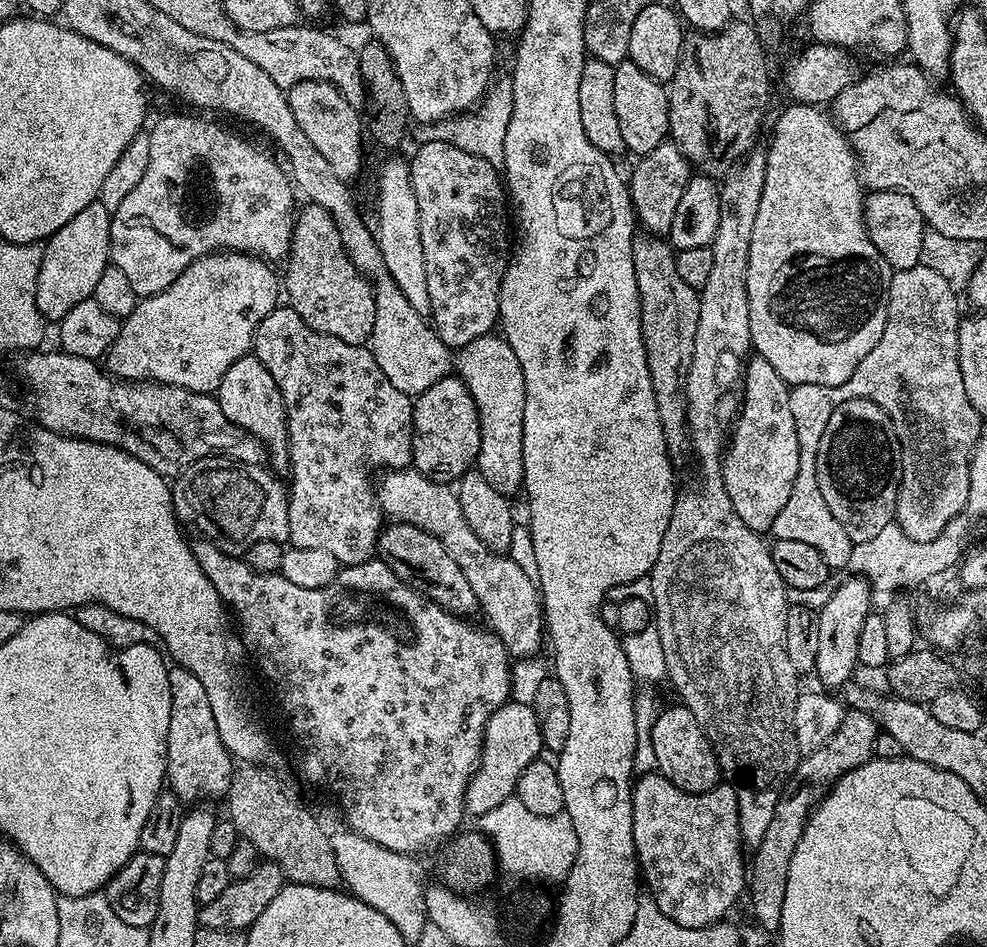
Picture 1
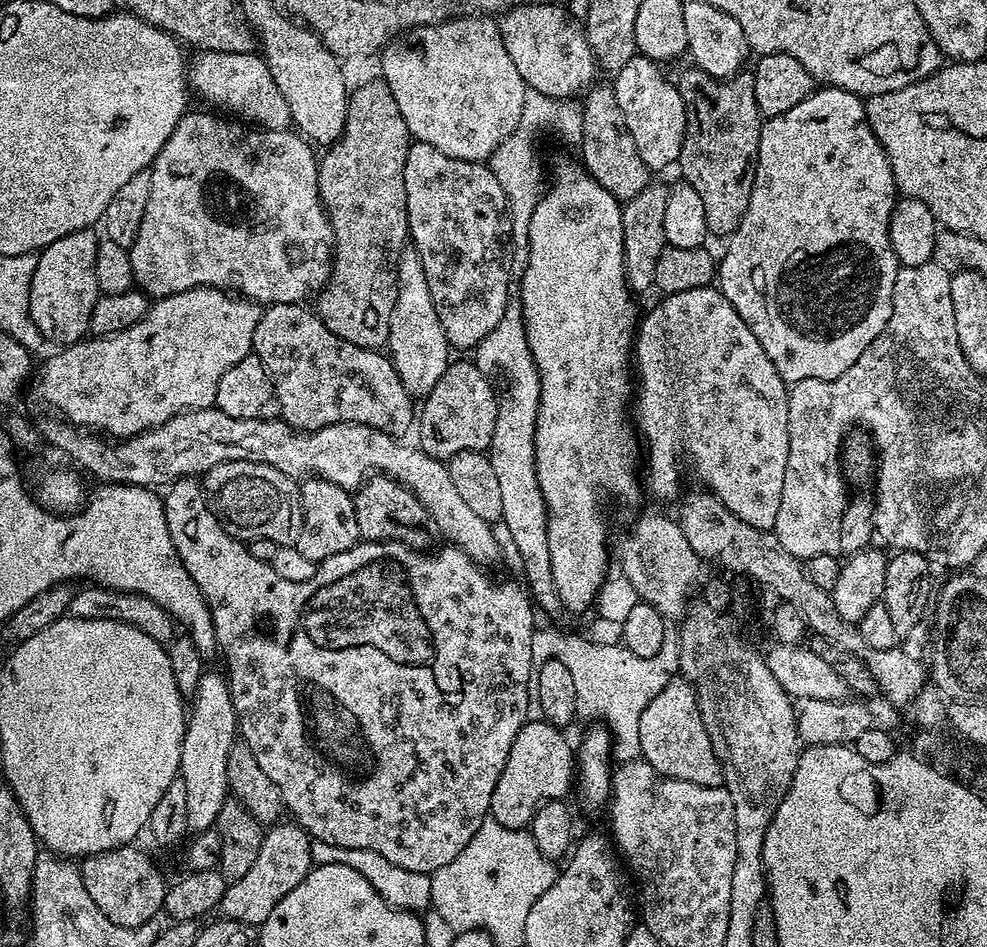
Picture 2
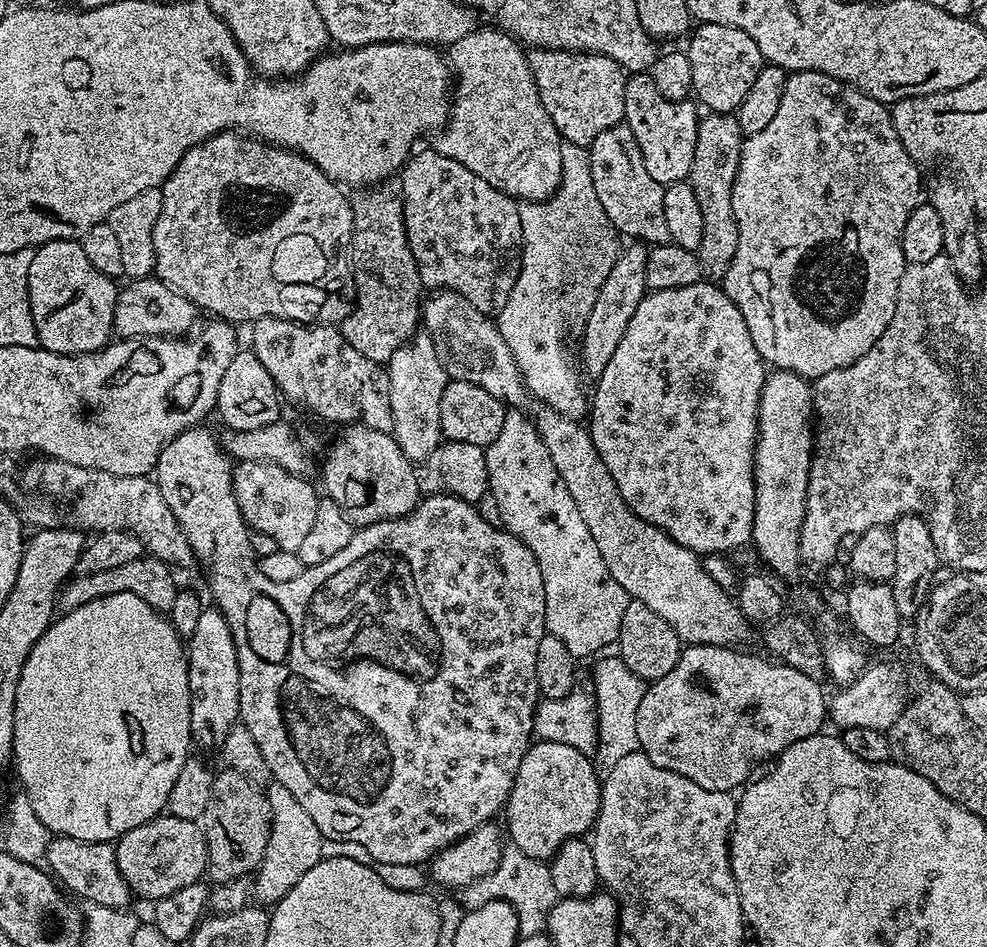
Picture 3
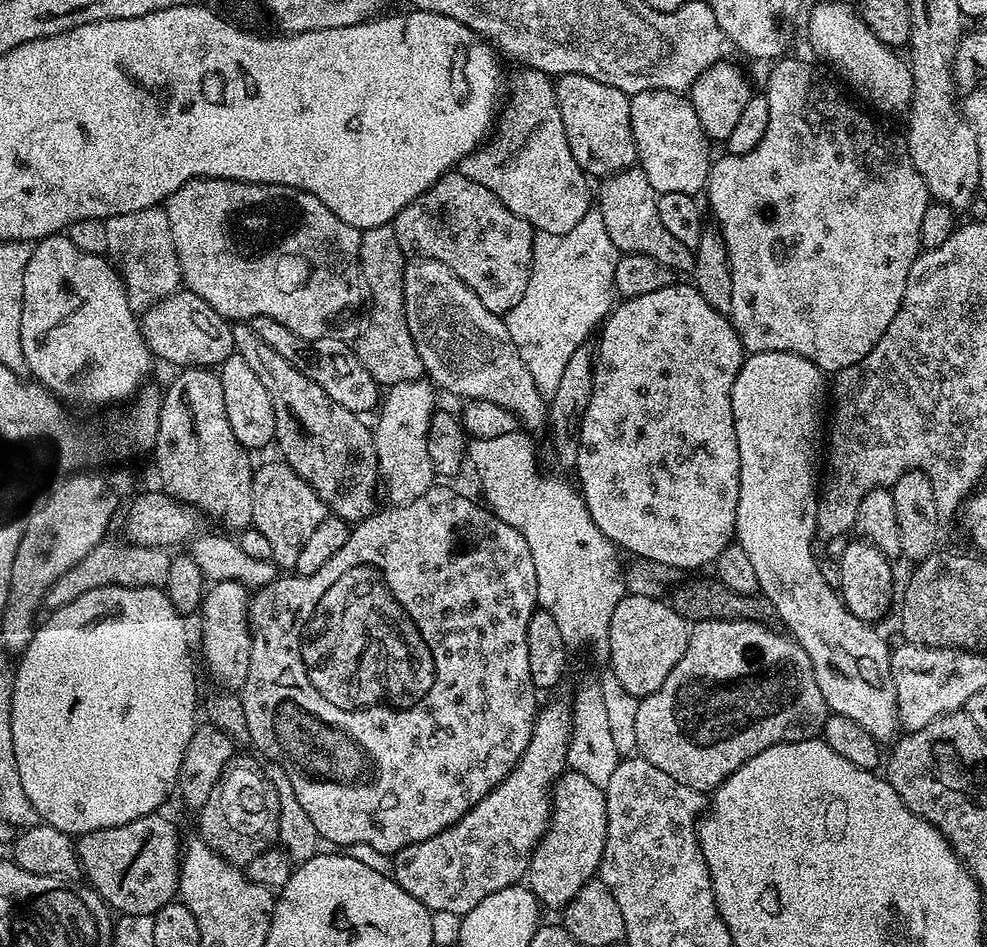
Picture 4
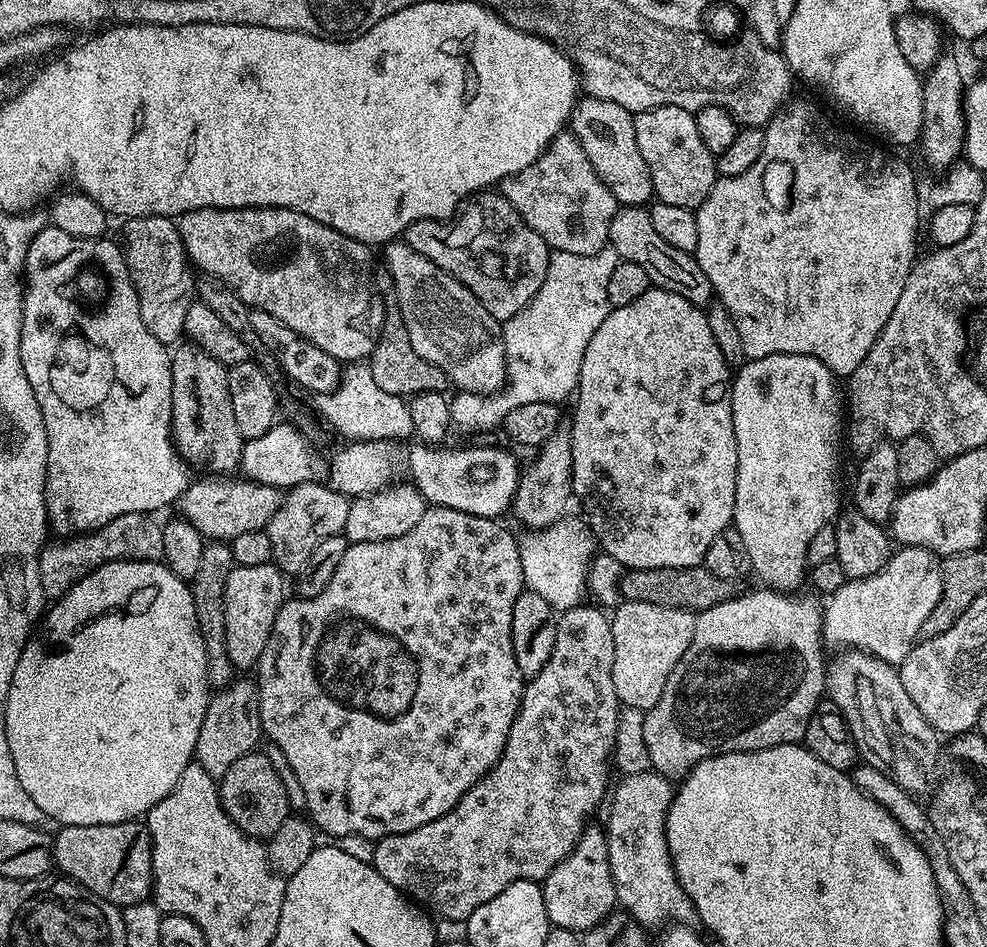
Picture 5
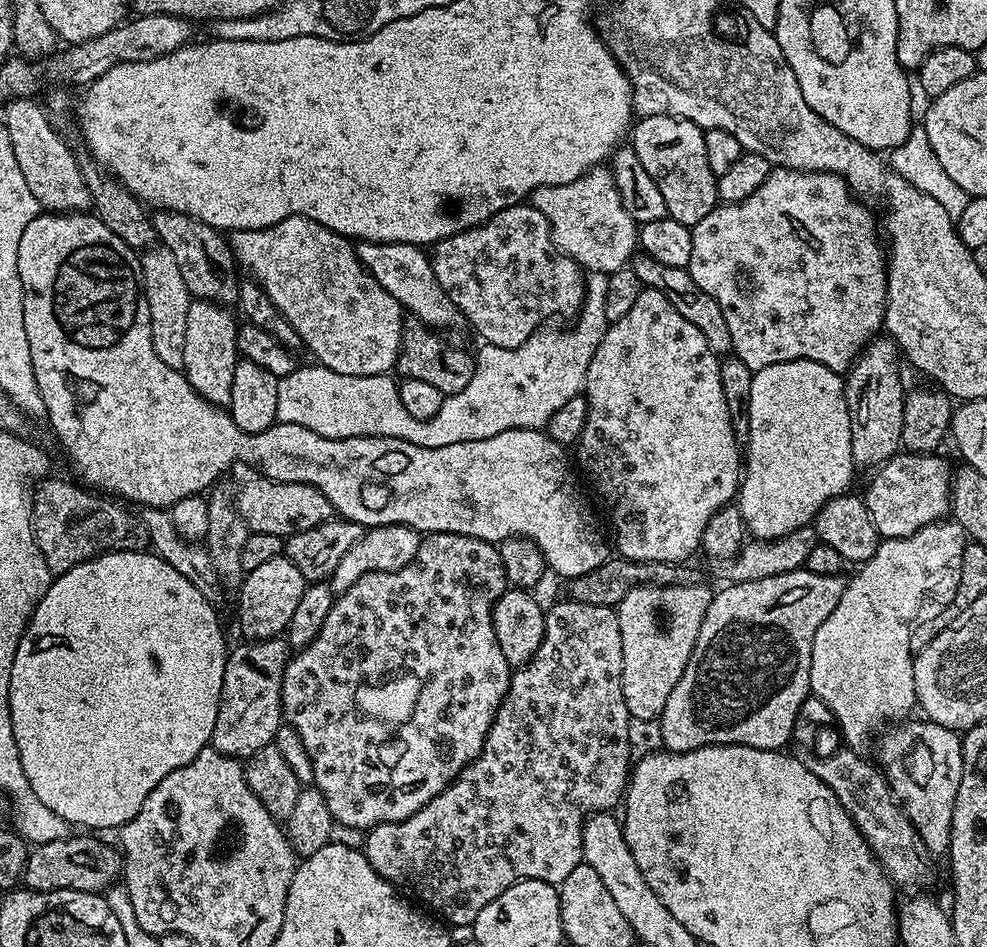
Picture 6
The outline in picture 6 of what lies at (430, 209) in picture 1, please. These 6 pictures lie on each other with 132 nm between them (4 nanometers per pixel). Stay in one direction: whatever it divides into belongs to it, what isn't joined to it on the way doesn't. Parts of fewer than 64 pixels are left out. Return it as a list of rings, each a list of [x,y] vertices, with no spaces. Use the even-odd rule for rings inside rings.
[[[528,202],[503,208],[485,224],[445,240],[437,240],[431,249],[430,259],[434,278],[438,278],[450,302],[458,306],[461,317],[476,327],[484,344],[493,344],[499,348],[522,346],[522,342],[526,342],[551,321],[548,320],[551,316],[571,317],[581,307],[584,298],[585,273],[565,252],[557,250],[542,210],[533,208]]]

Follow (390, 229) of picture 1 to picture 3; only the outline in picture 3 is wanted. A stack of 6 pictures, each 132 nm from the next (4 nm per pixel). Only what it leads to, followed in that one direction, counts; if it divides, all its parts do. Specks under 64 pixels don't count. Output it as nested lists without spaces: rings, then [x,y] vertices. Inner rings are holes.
[[[426,334],[413,335],[411,340],[401,344],[386,365],[390,382],[390,410],[392,411],[393,438],[398,442],[402,454],[407,460],[419,462],[435,457],[441,443],[440,407],[442,394],[446,390],[449,378],[438,362],[434,342]]]

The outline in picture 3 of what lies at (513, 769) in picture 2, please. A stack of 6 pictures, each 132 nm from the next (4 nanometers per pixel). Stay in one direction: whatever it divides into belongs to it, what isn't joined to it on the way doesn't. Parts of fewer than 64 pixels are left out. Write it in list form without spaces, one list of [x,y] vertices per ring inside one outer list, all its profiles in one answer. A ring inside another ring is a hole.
[[[537,739],[535,742],[528,745],[526,754],[522,758],[522,762],[518,766],[518,774],[514,778],[514,786],[508,795],[508,802],[502,809],[503,819],[508,819],[508,828],[506,824],[506,836],[510,841],[511,847],[517,848],[522,854],[526,854],[535,860],[551,861],[556,855],[556,851],[560,849],[561,844],[565,844],[567,840],[583,837],[585,834],[591,833],[592,825],[596,823],[596,815],[600,812],[600,785],[601,777],[598,775],[598,768],[586,753],[580,753],[572,746],[568,746],[563,742],[554,742],[548,740]]]

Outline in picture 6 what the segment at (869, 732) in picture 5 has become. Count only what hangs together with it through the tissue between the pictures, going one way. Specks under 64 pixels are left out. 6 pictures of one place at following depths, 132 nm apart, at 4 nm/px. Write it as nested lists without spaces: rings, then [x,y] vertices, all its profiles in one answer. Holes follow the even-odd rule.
[[[927,718],[920,720],[905,719],[898,728],[886,733],[878,748],[879,767],[884,779],[887,780],[892,795],[910,818],[914,830],[922,838],[929,857],[947,857],[952,833],[952,819],[954,818],[954,802],[958,798],[958,782],[962,782],[962,736],[959,732],[952,732],[946,726],[938,726]]]

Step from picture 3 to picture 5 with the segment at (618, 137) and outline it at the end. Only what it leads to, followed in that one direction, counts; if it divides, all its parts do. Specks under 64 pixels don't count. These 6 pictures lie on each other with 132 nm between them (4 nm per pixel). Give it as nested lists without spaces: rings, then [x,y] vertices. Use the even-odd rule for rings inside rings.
[[[644,206],[617,207],[610,222],[608,244],[620,255],[621,260],[629,260],[642,270],[646,270],[649,281],[657,288],[665,288],[674,294],[682,294],[691,304],[707,306],[713,303],[714,293],[710,278],[702,274],[695,255],[686,250],[677,250],[670,246],[654,231],[654,222],[650,222],[648,208]]]

